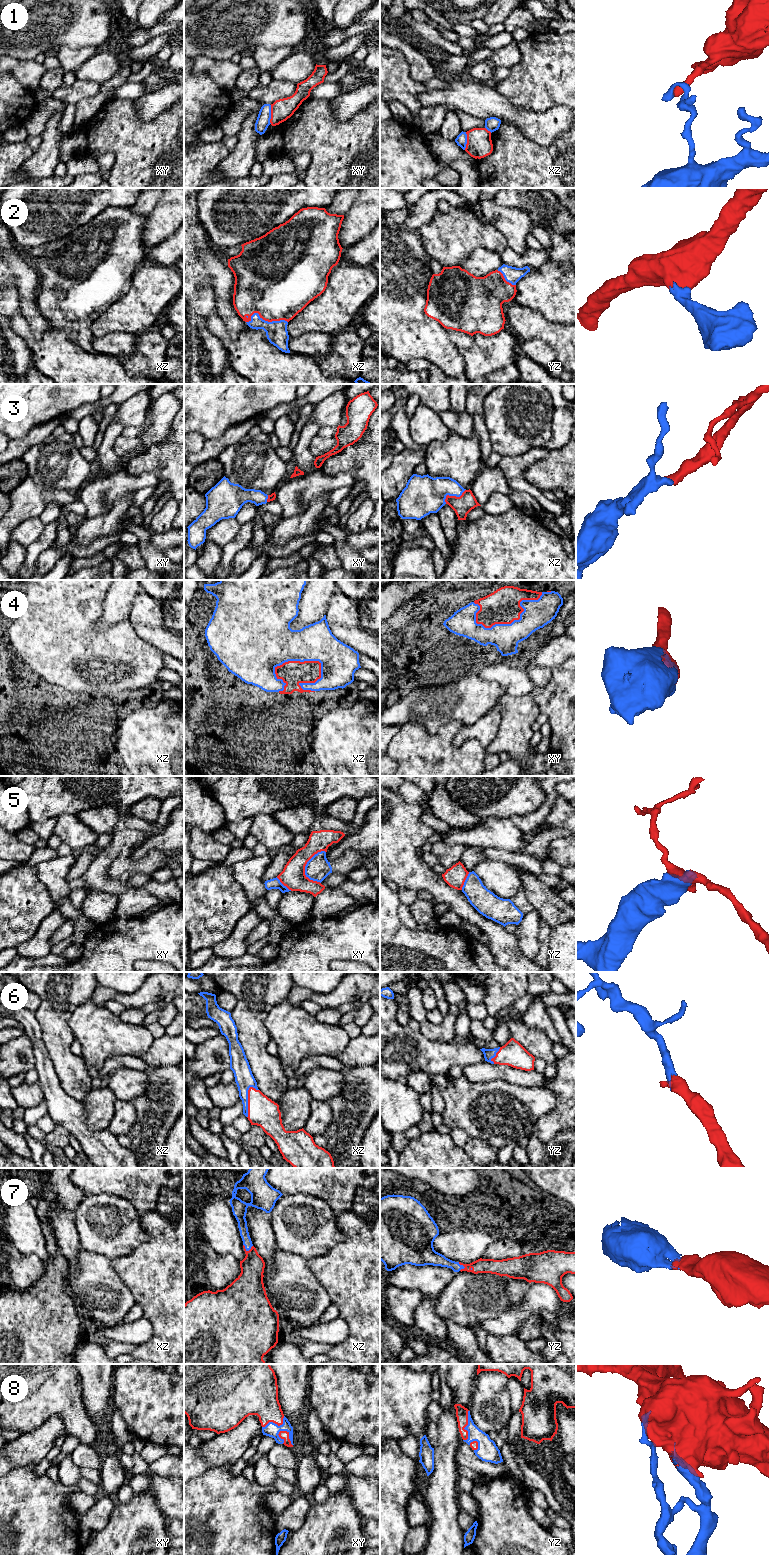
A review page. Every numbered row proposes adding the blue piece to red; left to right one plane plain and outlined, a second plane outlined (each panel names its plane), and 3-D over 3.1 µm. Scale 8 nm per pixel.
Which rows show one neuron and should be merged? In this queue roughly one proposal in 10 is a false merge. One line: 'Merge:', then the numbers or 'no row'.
Merge: 2, 3, 4, 6, 7, 8

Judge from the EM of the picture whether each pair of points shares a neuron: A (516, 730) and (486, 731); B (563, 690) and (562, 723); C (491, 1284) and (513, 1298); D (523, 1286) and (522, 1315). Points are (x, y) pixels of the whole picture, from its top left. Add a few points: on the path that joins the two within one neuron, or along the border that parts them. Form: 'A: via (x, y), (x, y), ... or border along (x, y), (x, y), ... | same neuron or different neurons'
A: border along (497, 708), (499, 729), (486, 747) | different neurons
B: via (563, 698), (563, 715) | same neuron
C: border along (505, 1282), (505, 1293), (509, 1304) | different neurons
D: border along (530, 1283), (524, 1298), (516, 1305), (509, 1306) | different neurons

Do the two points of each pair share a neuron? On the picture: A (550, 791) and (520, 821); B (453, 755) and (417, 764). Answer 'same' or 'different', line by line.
A: same
B: same

